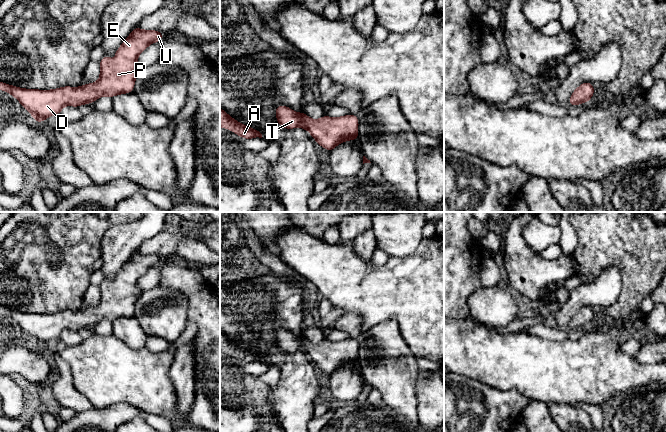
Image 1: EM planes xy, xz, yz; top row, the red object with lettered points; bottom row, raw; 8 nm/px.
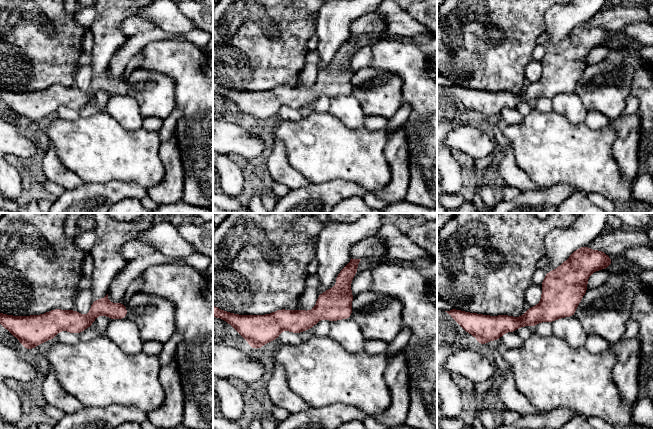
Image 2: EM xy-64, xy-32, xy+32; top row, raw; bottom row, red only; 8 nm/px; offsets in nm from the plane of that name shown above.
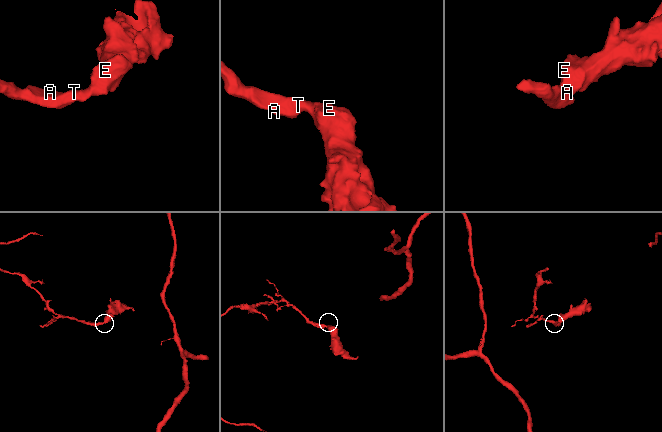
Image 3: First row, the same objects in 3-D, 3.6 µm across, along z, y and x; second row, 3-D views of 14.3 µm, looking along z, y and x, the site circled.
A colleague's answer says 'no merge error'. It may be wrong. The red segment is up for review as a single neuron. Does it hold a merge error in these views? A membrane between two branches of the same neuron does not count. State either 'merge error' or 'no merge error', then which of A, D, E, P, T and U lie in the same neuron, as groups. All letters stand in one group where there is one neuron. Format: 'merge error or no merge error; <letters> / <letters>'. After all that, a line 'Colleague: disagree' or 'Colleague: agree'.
no merge error; A D E P T U
Colleague: agree

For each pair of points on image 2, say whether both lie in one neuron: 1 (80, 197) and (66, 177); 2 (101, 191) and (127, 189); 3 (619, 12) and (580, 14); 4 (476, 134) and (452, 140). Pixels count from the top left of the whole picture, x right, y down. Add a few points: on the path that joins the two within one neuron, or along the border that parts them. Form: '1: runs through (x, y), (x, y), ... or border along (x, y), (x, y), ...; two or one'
1: border along (84, 182), (79, 186), (65, 190); two
2: runs through (107, 191), (121, 190); one
3: border along (600, 10), (587, 21); two
4: runs through (470, 138), (458, 138); one

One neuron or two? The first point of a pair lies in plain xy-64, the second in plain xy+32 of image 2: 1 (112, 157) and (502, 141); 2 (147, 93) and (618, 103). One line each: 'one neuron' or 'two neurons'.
1: two neurons
2: one neuron

